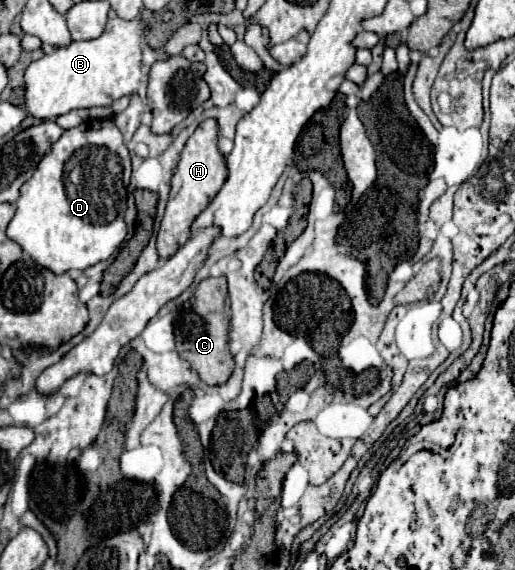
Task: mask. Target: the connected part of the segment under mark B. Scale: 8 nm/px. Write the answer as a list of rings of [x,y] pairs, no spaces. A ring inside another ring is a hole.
[[[112,18],[106,24],[102,36],[86,42],[70,42],[66,48],[56,48],[52,54],[44,54],[42,58],[28,64],[24,72],[24,108],[32,118],[38,120],[54,120],[62,114],[68,114],[76,108],[92,108],[92,106],[110,106],[114,100],[140,92],[146,78],[140,70],[142,64],[142,32],[144,24],[140,18],[128,22],[122,18]]]

